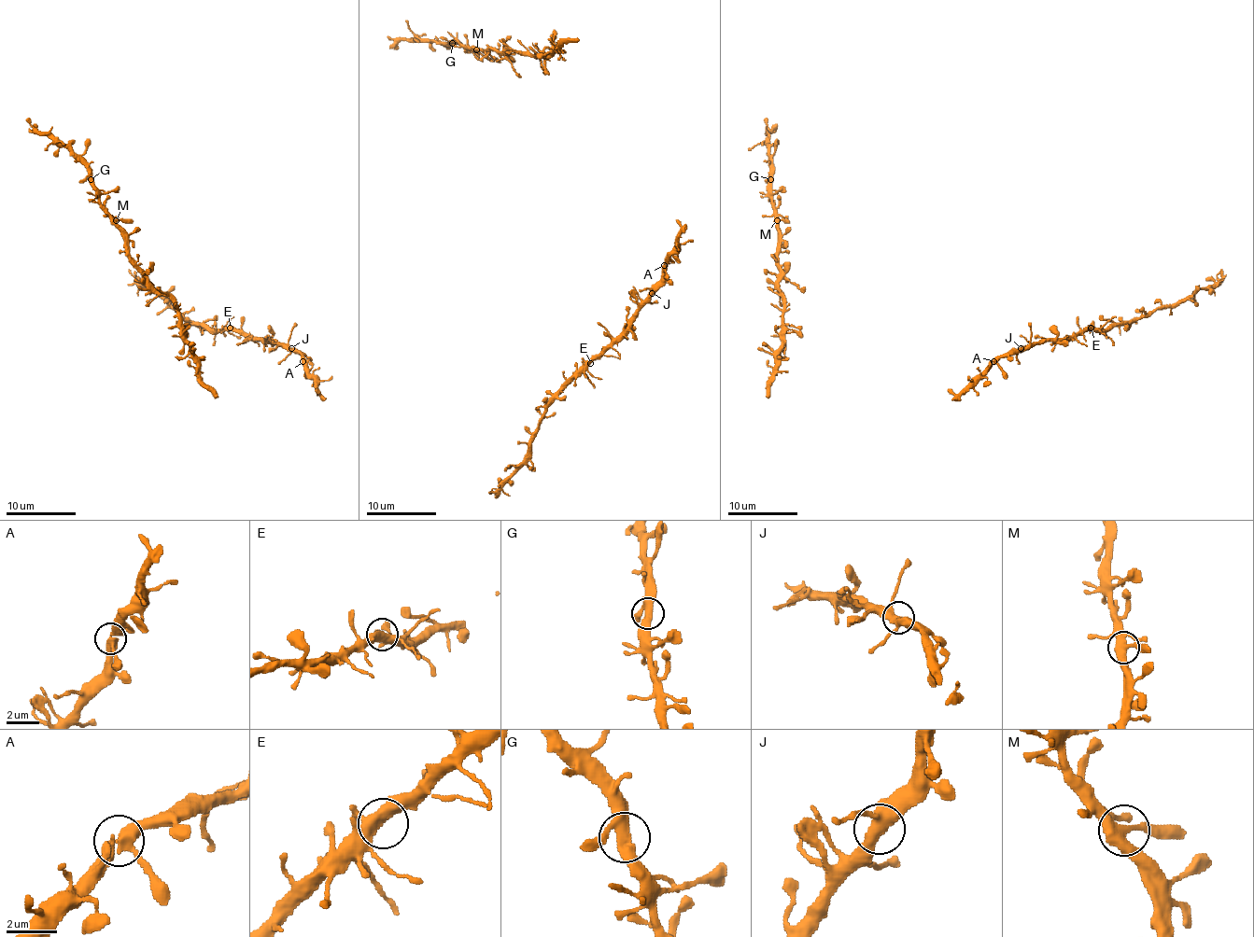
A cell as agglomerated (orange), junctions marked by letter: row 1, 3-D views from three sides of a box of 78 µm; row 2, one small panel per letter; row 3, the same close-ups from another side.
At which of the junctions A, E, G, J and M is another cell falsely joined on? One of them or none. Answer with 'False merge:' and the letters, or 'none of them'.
False merge: none of them

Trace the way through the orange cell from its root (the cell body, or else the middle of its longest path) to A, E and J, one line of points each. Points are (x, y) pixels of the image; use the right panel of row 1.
A: (947, 388), (961, 394), (993, 360)
E: (947, 388), (963, 394), (1001, 357), (1017, 354), (1036, 343), (1071, 340), (1091, 328)
J: (947, 388), (963, 394), (1001, 357), (1008, 357), (1021, 348)

